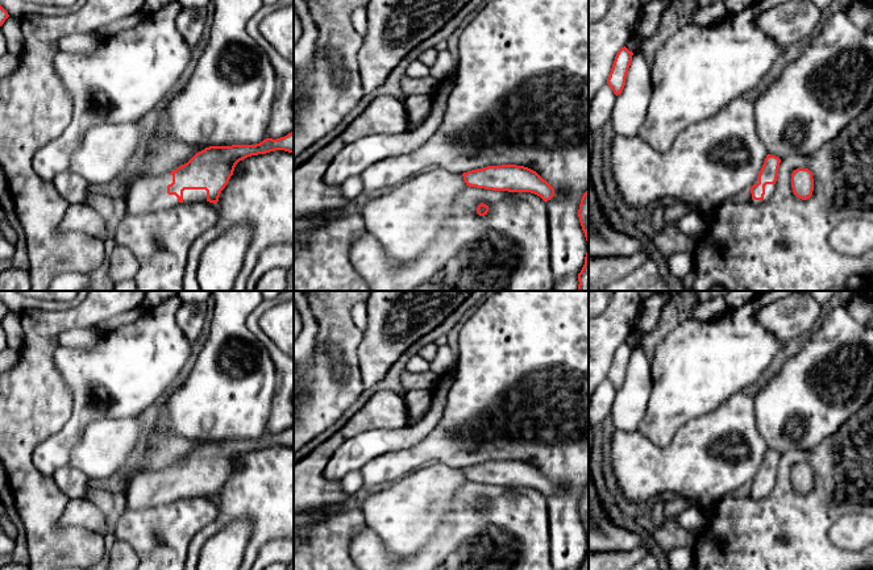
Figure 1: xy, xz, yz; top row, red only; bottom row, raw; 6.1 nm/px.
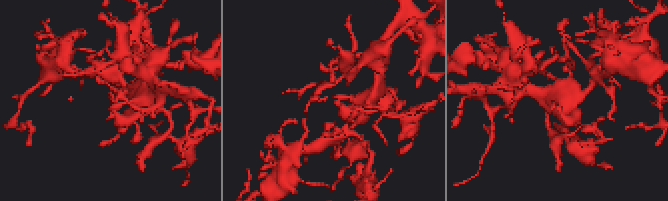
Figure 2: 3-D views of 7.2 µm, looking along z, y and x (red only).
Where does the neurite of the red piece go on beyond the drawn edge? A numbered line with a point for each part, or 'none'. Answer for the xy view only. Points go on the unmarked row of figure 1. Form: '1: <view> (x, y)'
1: xy (188, 490)

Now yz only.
1: yz (769, 483)

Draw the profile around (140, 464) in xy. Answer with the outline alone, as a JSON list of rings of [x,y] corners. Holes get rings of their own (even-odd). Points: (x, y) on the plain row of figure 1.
[[[147,437],[142,450],[137,454],[137,457],[130,462],[130,465],[121,474],[119,474],[113,479],[116,488],[126,490],[137,474],[147,470],[149,461],[146,458],[146,453],[149,452],[149,448],[153,444],[154,440],[151,437]]]

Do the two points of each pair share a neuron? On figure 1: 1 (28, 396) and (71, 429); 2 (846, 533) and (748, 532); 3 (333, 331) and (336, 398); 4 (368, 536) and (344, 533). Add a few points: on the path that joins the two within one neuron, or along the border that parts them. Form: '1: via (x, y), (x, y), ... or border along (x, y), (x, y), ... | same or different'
1: border along (71, 394), (70, 419), (38, 442) | different
2: border along (851, 512), (830, 528), (828, 539), (853, 552) | different
3: via (335, 348), (335, 381) | same
4: border along (366, 525), (353, 537), (350, 556) | different

